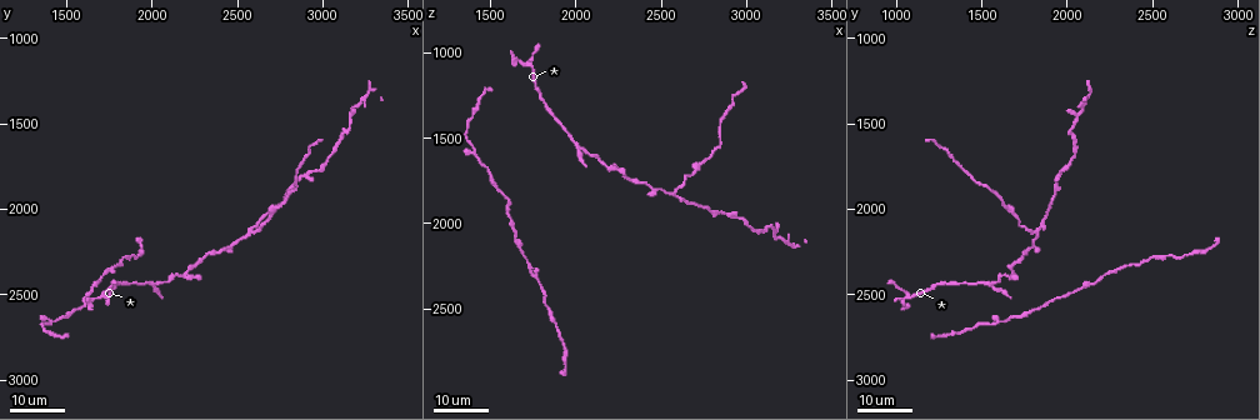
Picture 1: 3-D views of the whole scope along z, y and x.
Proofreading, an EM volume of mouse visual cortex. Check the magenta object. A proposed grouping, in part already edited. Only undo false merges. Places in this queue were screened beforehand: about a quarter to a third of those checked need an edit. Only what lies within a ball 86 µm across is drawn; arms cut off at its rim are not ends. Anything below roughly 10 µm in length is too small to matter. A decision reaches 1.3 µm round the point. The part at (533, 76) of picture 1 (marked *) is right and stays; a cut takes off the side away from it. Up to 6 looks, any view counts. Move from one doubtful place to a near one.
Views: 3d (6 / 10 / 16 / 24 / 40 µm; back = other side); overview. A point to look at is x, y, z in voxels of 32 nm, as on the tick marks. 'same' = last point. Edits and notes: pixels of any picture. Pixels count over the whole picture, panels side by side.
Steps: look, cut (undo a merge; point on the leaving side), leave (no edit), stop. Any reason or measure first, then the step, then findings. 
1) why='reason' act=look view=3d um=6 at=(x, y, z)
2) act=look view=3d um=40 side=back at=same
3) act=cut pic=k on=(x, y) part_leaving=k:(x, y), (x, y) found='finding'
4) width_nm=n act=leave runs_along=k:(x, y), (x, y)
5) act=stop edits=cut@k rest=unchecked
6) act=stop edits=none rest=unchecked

why='thick turns thin' act=look view=3d um=24 at=(1800, 2440, 1300)

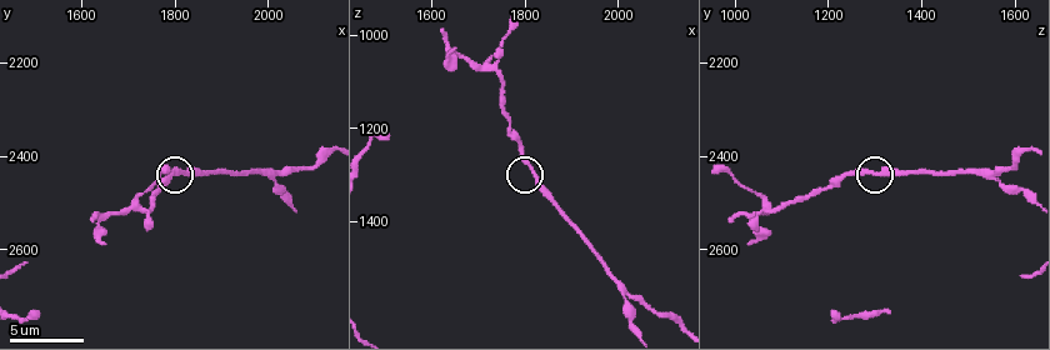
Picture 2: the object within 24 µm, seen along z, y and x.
act=look view=3d um=10 at=(1815, 2440, 1290)

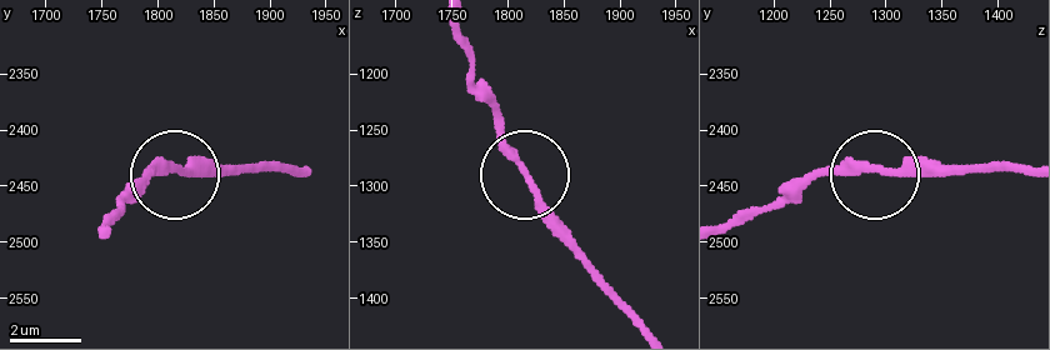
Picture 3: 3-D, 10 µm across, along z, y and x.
act=leave runs_along=3:(726, 228), (825, 176), (965, 168) found='continuous, no second cell'

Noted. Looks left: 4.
why='three-way junction' act=look view=3d um=6 at=(1750, 2515, 1090)

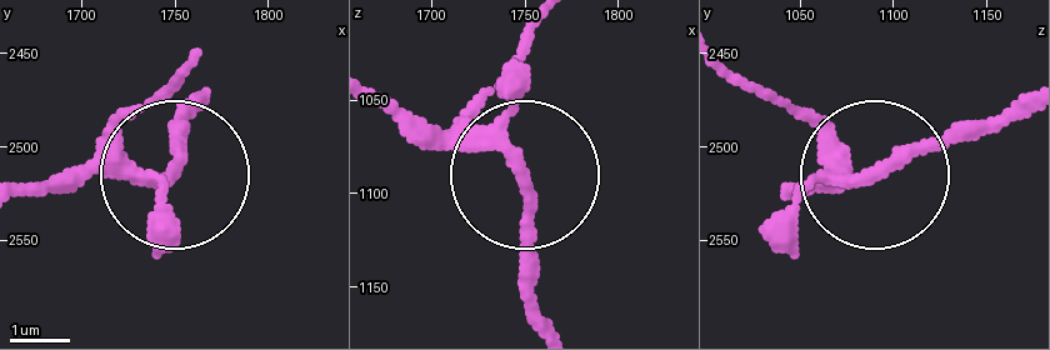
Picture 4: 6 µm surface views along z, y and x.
act=look view=3d um=6 side=back at=(1746, 2516, 1084)

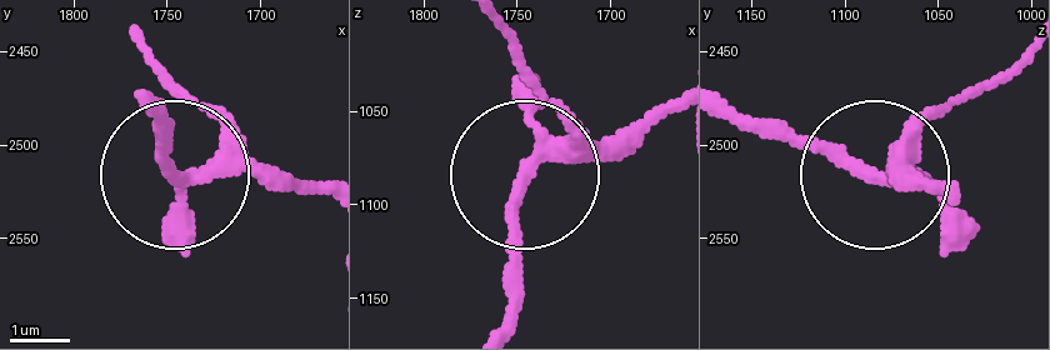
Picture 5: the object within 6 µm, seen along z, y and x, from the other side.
act=leave runs_along=5:(771, 126), (925, 185) found='continuous, no second cell'

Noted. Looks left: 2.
act=look view=3d um=16 at=(2040, 2435, 1565)

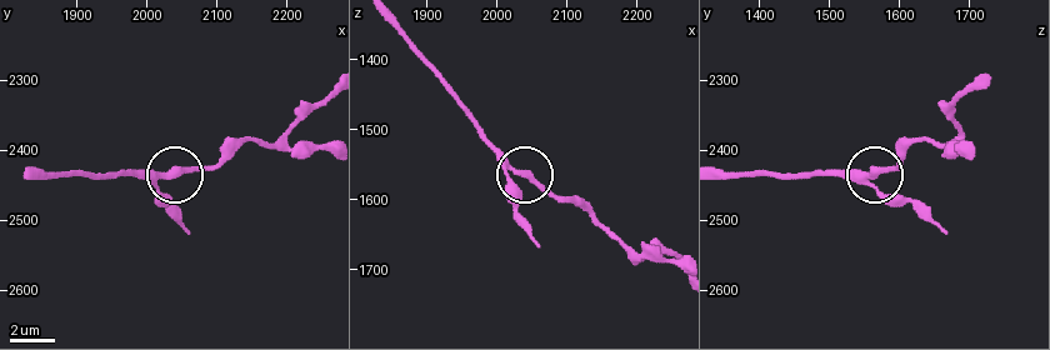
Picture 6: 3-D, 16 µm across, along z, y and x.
why='closer look' act=look view=3d um=6 at=(2040, 2435, 1565)

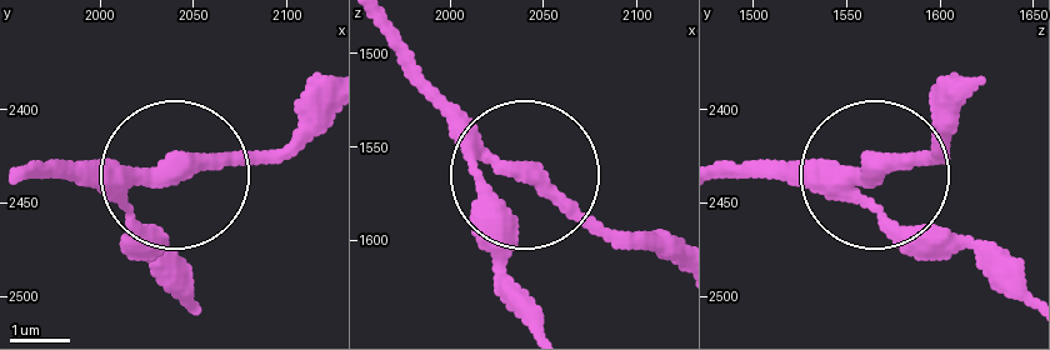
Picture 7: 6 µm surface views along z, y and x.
act=leave runs_along=7:(376, 28), (506, 161), (635, 246) found='one cell here'

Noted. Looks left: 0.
act=stop edits=none rest=unchecked

